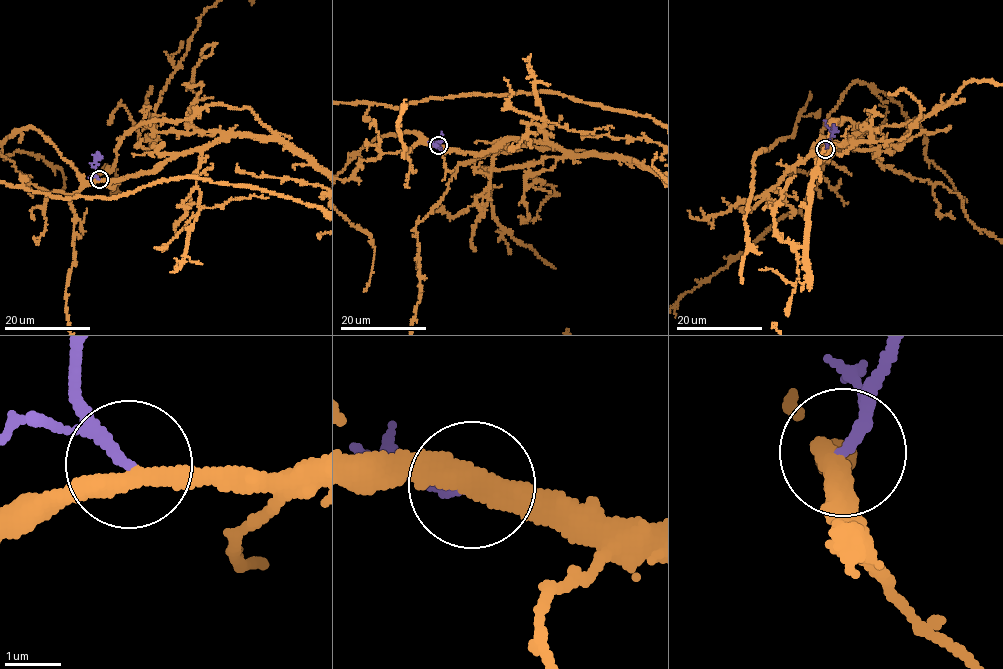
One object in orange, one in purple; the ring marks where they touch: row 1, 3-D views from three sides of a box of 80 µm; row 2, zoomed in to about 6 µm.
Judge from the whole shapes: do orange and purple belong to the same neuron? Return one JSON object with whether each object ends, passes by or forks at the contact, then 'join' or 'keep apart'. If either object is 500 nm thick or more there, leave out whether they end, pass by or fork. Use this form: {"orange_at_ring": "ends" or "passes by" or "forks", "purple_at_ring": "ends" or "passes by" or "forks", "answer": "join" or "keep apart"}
{"orange_at_ring": "passes by", "purple_at_ring": "passes by", "answer": "join"}

